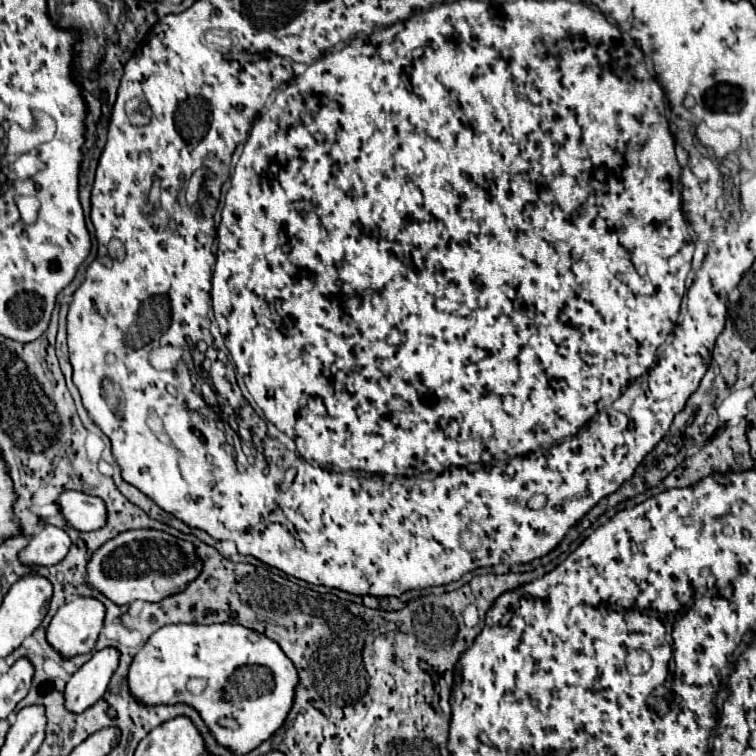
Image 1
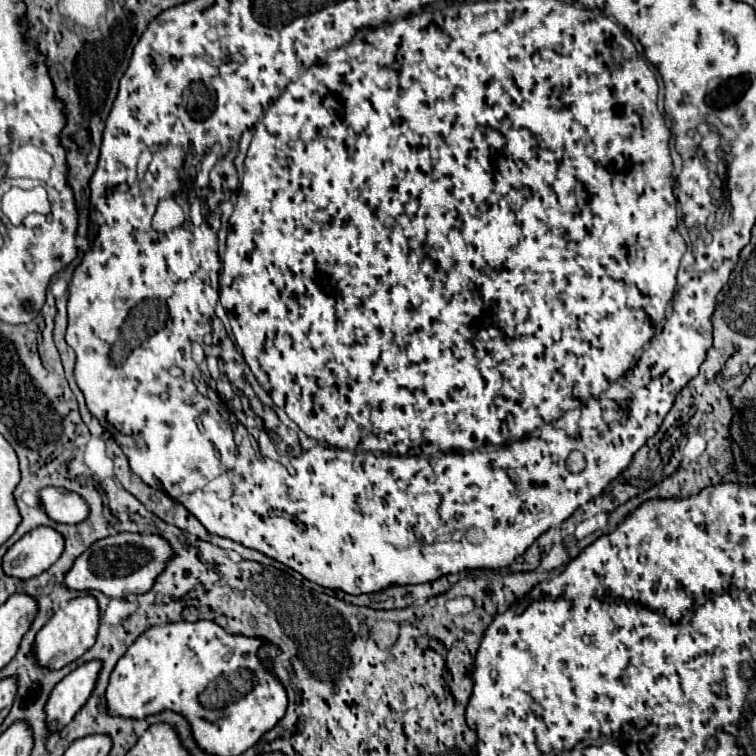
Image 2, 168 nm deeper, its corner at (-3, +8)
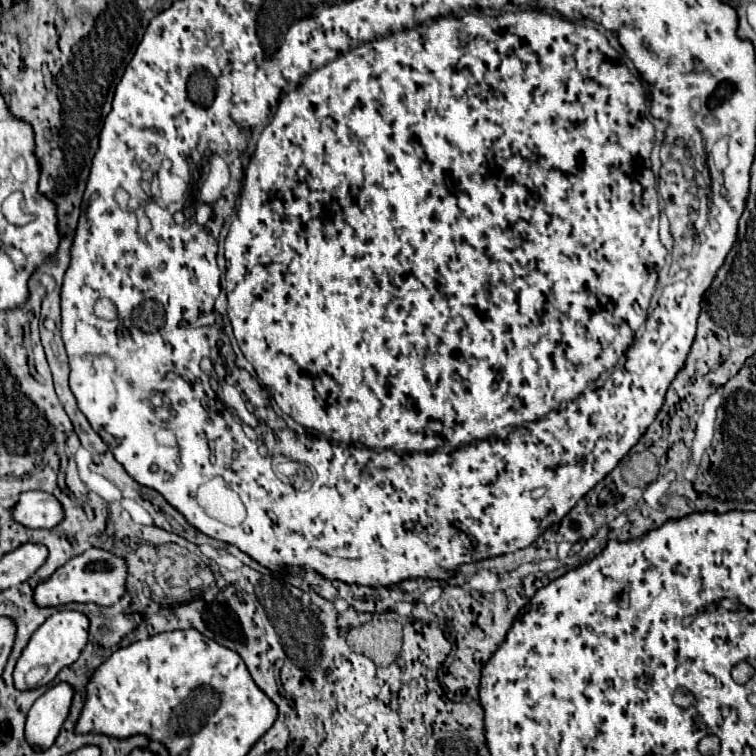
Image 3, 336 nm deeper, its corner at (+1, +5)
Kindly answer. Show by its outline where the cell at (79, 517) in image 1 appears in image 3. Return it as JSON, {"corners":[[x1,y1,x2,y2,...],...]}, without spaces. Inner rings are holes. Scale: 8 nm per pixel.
{"corners":[[25,491,13,507,13,519,31,529,51,529,65,519,65,511,51,493]]}

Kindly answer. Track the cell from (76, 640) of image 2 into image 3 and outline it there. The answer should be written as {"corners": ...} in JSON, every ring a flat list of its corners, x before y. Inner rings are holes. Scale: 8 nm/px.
{"corners":[[57,611,55,615,51,615,31,637,31,641,27,643,27,647,23,649,17,665,15,665,15,687,17,689,31,689,31,687,41,687,47,685,55,679,55,675,75,663,81,655,81,651,87,645,87,637,89,637,89,619,85,613,81,611]]}

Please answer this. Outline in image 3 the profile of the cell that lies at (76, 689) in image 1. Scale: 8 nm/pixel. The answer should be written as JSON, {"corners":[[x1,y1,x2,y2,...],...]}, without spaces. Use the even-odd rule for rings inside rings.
{"corners":[[57,683,33,703,25,725,25,737,31,747,49,749,55,743,59,729,69,715,73,695,75,689,69,683]]}

